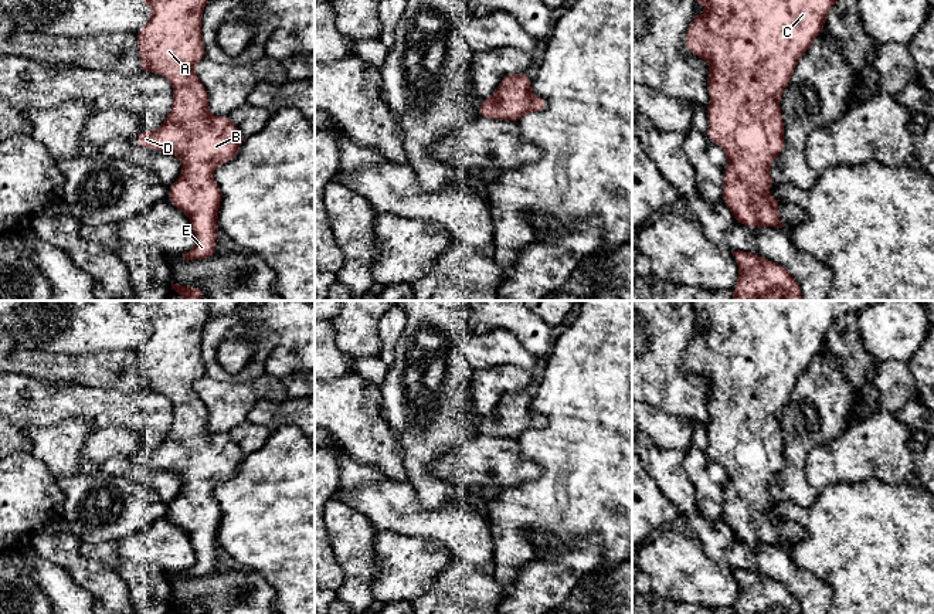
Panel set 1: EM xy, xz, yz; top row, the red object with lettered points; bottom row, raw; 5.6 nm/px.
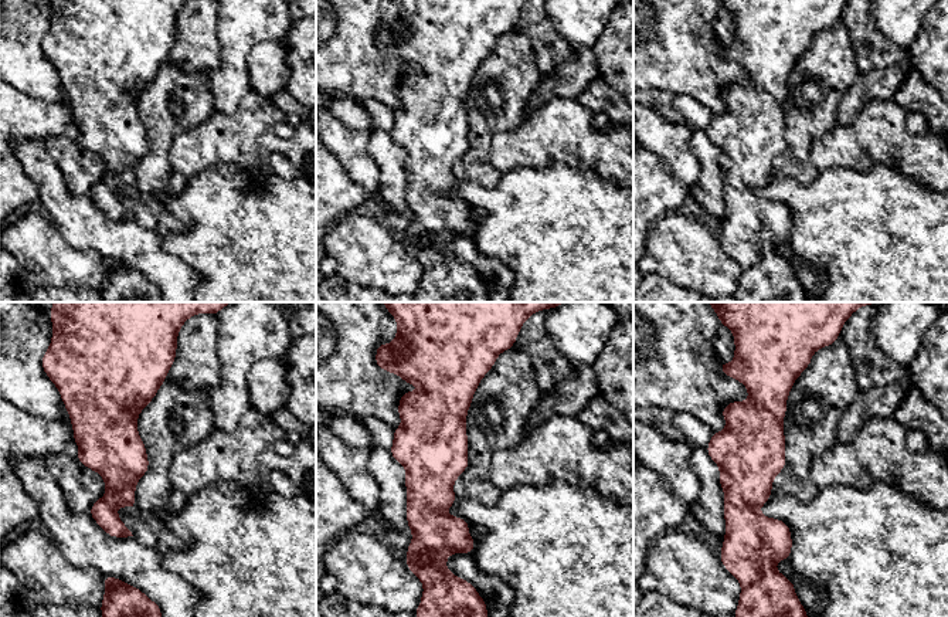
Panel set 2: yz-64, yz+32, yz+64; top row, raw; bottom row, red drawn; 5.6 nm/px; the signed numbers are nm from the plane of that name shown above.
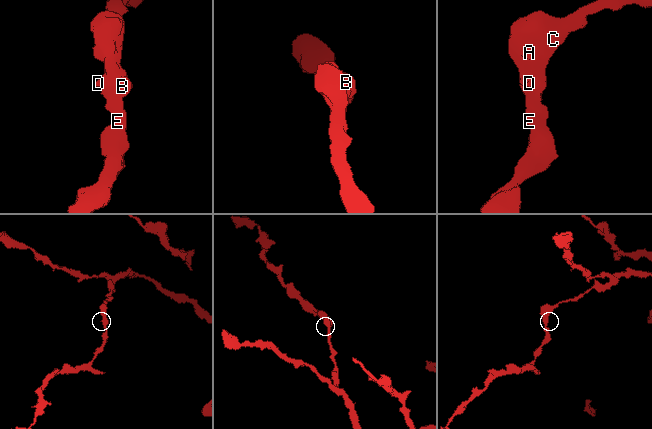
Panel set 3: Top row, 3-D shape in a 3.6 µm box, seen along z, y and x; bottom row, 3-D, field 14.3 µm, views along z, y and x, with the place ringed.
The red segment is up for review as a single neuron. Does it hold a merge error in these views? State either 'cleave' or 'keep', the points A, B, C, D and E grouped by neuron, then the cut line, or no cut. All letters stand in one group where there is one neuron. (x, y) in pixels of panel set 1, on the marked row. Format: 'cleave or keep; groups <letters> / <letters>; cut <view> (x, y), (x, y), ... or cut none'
keep; groups A B C D E; cut none

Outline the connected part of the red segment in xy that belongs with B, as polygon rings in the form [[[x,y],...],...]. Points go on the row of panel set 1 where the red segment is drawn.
[[[208,0],[142,1],[152,9],[152,16],[137,31],[140,68],[159,74],[171,84],[173,104],[162,126],[152,132],[140,132],[135,143],[180,159],[181,174],[169,187],[169,200],[171,206],[187,214],[196,237],[194,247],[183,254],[183,259],[207,259],[217,252],[217,214],[223,199],[213,173],[220,164],[232,160],[245,138],[228,116],[214,116],[207,111],[208,95],[194,71],[196,64],[206,57],[201,17]]]

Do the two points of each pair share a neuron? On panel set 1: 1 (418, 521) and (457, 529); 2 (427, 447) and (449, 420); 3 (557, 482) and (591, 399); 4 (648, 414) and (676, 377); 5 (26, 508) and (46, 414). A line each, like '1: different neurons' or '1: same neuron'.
1: same neuron
2: same neuron
3: same neuron
4: different neurons
5: different neurons

